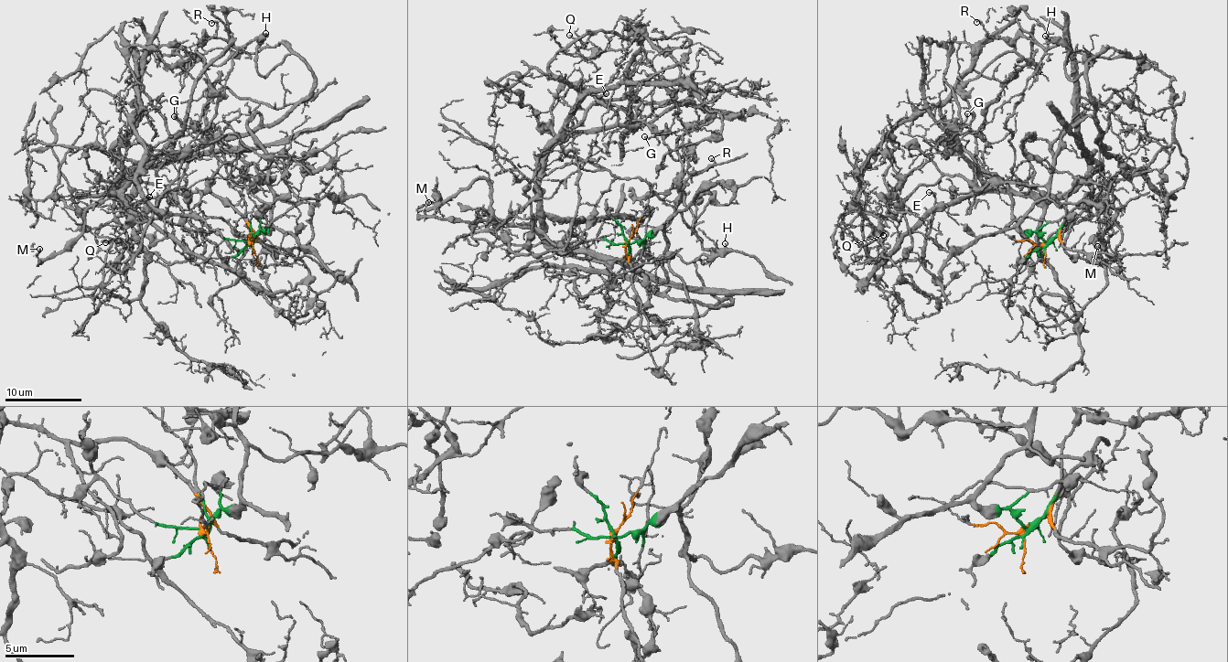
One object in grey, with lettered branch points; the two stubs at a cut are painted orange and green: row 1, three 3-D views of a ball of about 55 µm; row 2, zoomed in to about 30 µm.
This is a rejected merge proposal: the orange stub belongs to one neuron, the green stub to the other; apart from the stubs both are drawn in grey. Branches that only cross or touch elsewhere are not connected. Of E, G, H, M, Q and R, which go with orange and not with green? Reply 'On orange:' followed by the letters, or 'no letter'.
On orange: E, M, Q

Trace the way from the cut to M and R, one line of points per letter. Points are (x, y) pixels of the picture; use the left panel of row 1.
M: (250, 243), (250, 228), (216, 197), (124, 176), (86, 211), (84, 229), (62, 250), (39, 259), (39, 250)
R: (250, 243), (272, 225), (269, 184), (193, 135), (218, 94), (195, 49), (210, 23)

